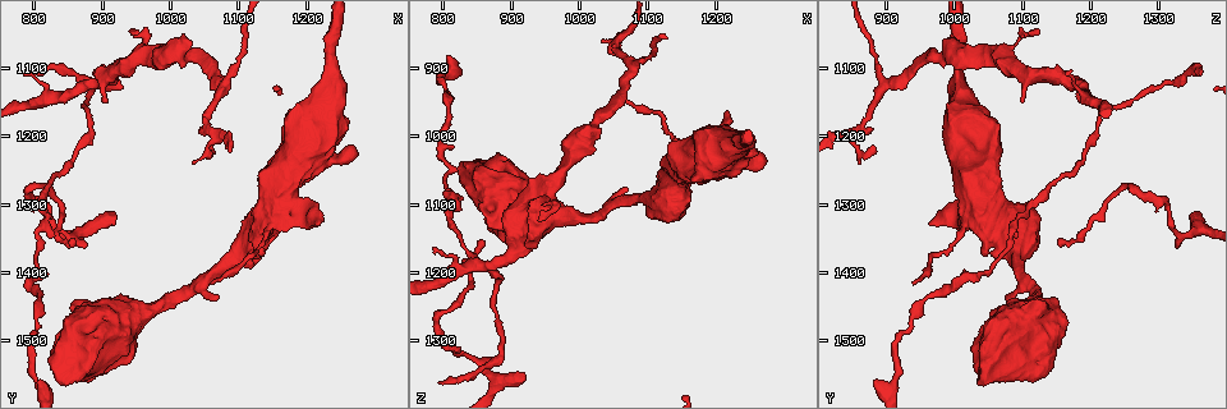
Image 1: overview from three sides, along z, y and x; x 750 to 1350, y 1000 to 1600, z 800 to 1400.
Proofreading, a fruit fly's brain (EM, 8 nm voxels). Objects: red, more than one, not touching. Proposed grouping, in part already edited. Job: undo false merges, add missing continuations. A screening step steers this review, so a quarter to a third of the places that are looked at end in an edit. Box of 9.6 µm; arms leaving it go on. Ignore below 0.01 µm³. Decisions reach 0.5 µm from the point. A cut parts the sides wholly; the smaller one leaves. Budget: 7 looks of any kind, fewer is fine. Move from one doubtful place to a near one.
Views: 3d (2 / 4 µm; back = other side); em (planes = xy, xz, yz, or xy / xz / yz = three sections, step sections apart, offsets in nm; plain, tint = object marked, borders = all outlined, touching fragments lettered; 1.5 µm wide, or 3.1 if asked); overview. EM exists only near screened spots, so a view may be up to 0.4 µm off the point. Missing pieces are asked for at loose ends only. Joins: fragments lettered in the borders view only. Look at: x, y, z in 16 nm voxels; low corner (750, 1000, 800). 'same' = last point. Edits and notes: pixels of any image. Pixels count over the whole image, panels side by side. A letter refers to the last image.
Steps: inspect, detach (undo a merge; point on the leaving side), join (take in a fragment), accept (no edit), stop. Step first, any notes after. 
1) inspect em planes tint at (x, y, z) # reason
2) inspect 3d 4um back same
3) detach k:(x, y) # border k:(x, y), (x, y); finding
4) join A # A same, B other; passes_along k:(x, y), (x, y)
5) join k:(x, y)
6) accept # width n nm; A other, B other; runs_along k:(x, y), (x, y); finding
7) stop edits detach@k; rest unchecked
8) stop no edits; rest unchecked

inspect em planes tint at (855, 1355, 1155) # end of a long branch

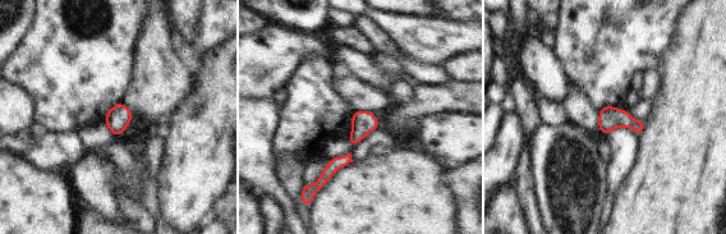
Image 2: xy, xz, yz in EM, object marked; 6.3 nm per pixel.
inspect em planes borders same

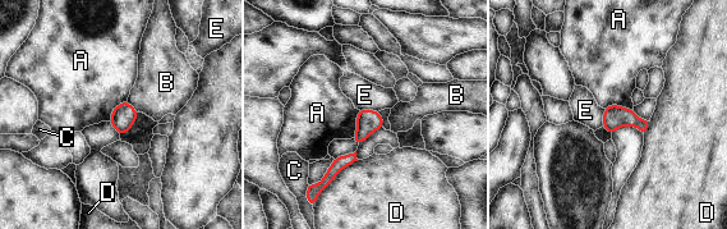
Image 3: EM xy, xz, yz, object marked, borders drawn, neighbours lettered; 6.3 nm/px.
accept # width 150 nm; A other, B other, C other, D other, E other; border 3:(359, 109), (373, 109), (377, 111); no lettered fragment goes on from it

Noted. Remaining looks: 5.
inspect 3d 2um at (790, 1275, 1260) # abrupt turn

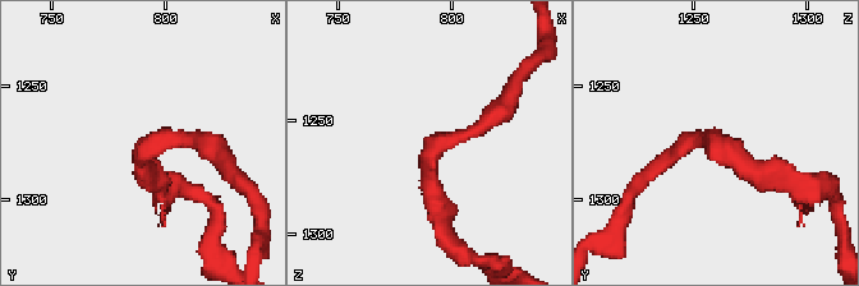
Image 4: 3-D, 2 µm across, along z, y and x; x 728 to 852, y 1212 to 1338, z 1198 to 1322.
inspect em 3.1um planes tint at (793, 1277, 1261)

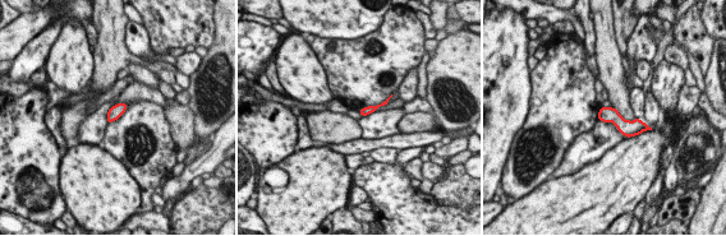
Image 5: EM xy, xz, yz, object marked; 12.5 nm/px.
inspect em 3.1um planes borders same

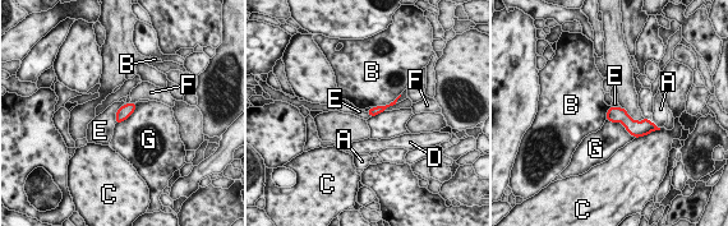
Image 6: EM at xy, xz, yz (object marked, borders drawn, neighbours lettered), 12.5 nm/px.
accept # A other, B other, C other, D other, E other, F other, G other; one cell here

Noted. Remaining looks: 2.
inspect em planes borders at (1030, 1060, 995) # thick end

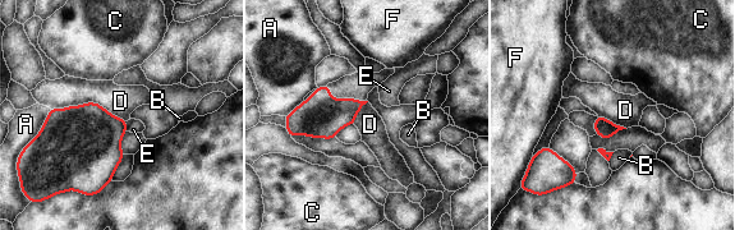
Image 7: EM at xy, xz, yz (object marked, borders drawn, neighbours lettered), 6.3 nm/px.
accept # A other, B other, C other, D other, E other, F other; border 7:(50, 107), (99, 102), (127, 120); none of them fits

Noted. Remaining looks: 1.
stop no edits; rest unchecked

